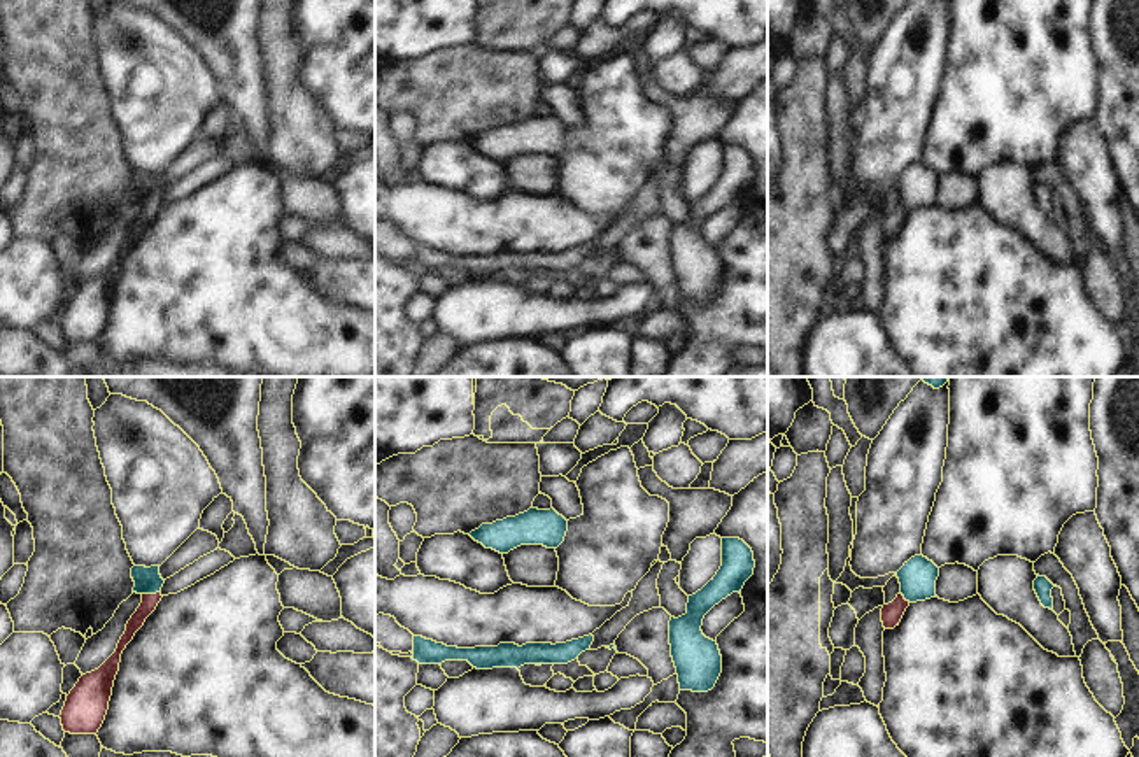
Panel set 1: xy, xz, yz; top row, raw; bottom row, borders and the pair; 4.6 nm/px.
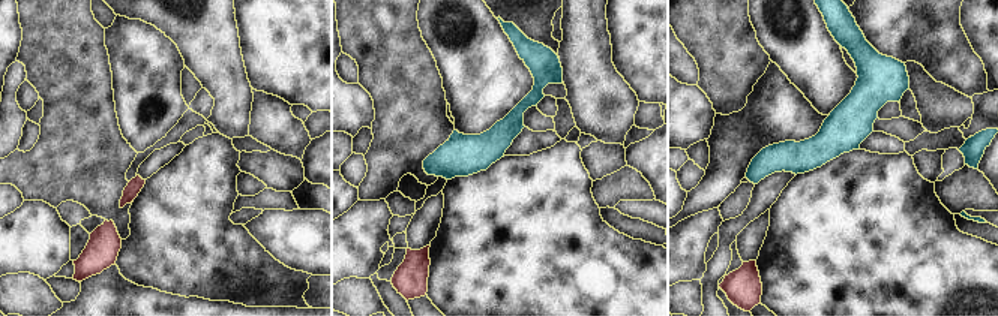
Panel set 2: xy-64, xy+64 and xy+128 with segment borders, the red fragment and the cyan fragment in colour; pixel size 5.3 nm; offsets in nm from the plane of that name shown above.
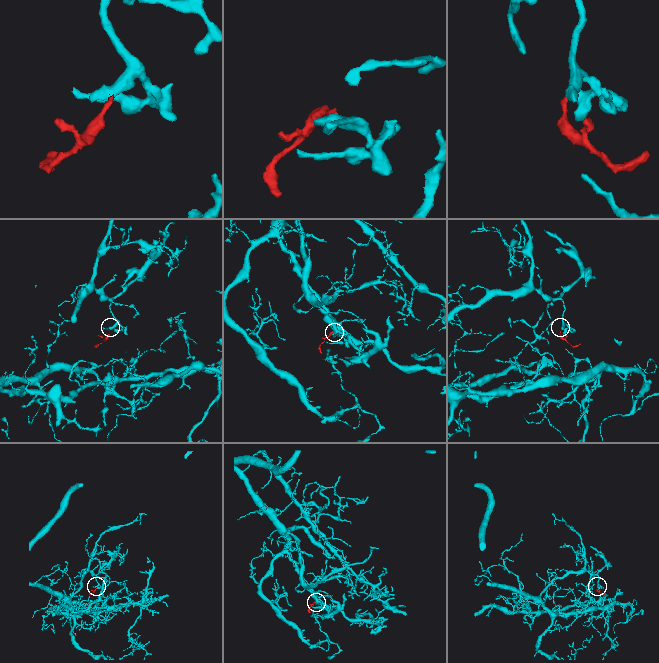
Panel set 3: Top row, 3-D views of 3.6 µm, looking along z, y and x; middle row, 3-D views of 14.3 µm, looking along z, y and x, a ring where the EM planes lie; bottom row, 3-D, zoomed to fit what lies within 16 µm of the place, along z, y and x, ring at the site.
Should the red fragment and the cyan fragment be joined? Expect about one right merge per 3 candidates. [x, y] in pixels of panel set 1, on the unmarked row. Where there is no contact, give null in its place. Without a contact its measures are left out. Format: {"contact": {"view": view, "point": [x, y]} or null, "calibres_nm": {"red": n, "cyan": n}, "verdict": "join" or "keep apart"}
{"contact": {"view": "xy", "point": [151, 202]}, "calibres_nm": {"red": 80, "cyan": 130}, "verdict": "join"}

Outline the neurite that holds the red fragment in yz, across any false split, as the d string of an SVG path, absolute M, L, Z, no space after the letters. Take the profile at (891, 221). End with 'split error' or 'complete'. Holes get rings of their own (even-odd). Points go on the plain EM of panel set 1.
M915 163L895 180L901 191L897 205L883 212L881 230L885 237L899 233L911 210L936 205L936 187L939 175L923 163Z | split error

